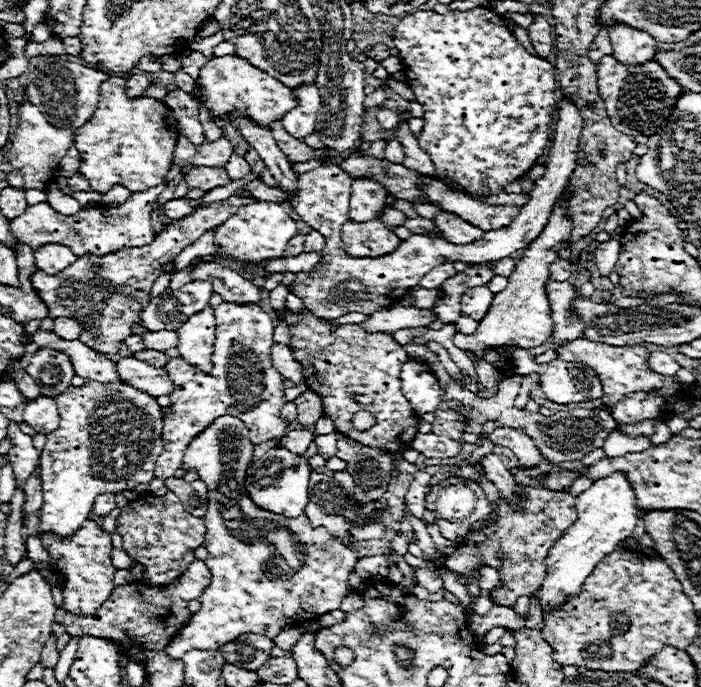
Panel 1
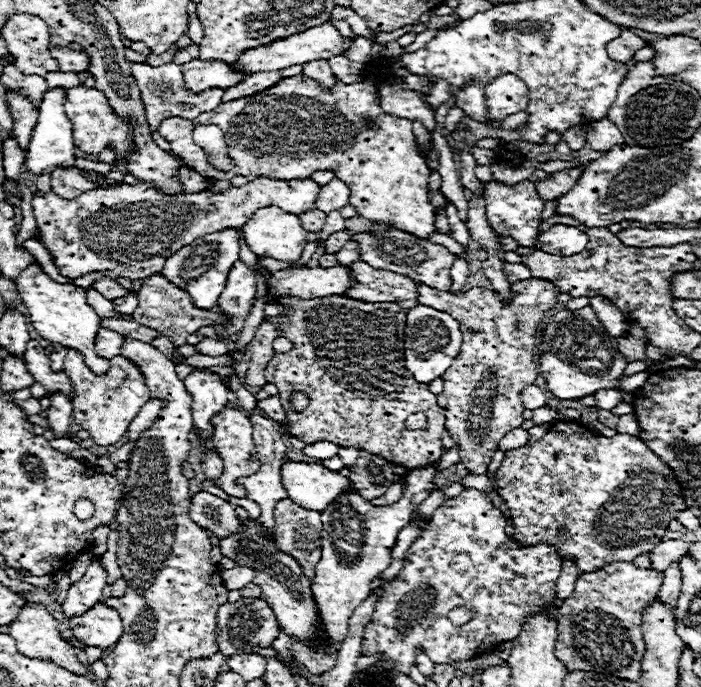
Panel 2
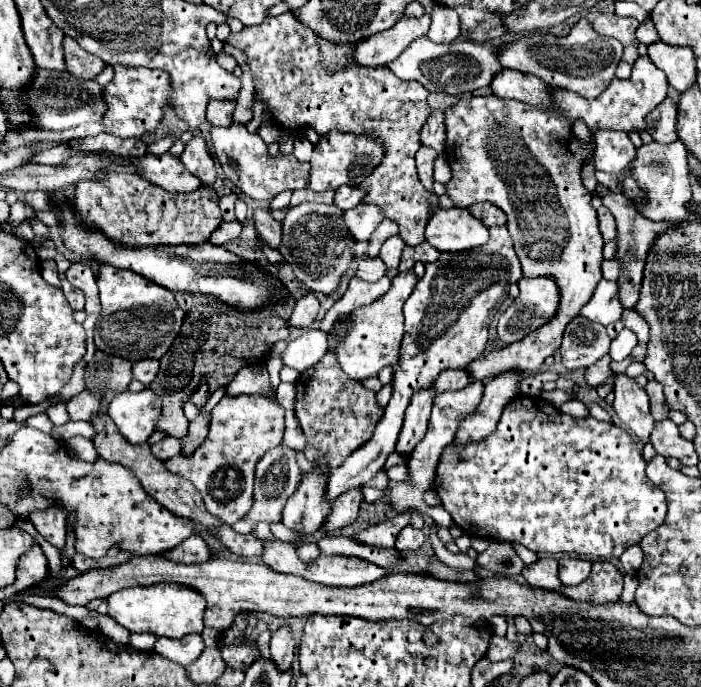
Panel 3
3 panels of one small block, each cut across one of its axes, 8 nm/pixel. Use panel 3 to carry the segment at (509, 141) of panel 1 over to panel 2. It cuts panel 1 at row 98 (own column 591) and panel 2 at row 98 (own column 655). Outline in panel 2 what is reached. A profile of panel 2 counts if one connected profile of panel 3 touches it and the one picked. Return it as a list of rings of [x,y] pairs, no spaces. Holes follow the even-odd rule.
[[[502,74],[484,86],[484,98],[488,108],[486,122],[502,122],[506,116],[526,110],[528,86],[514,74]]]

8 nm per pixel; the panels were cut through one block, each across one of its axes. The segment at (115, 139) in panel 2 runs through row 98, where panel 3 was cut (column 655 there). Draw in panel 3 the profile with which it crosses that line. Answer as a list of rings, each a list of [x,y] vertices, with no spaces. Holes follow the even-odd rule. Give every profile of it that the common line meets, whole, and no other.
[[[642,56],[634,62],[632,76],[626,80],[614,78],[610,86],[594,100],[586,100],[574,92],[562,88],[548,88],[552,96],[552,108],[532,108],[532,104],[524,104],[518,100],[504,100],[498,96],[482,96],[482,98],[468,98],[458,100],[458,104],[450,106],[444,112],[444,126],[446,126],[446,158],[452,168],[452,178],[446,184],[446,194],[458,208],[468,208],[476,202],[492,202],[504,210],[508,218],[508,232],[514,242],[514,250],[522,264],[522,274],[526,278],[536,276],[552,276],[556,286],[560,288],[560,308],[556,316],[548,320],[548,324],[540,326],[538,330],[530,332],[518,342],[512,342],[500,350],[492,350],[490,354],[480,356],[472,364],[468,364],[468,372],[474,380],[482,380],[488,376],[498,376],[504,372],[520,370],[532,372],[538,370],[548,356],[552,356],[562,342],[562,334],[566,324],[578,316],[580,308],[592,298],[598,280],[602,278],[602,248],[604,240],[598,230],[598,216],[592,208],[590,200],[592,194],[582,186],[580,170],[586,164],[588,156],[594,152],[594,140],[582,142],[574,132],[574,120],[582,118],[590,132],[594,130],[622,130],[622,132],[642,132],[646,124],[646,116],[666,98],[668,80],[664,72],[660,72],[648,56]]]

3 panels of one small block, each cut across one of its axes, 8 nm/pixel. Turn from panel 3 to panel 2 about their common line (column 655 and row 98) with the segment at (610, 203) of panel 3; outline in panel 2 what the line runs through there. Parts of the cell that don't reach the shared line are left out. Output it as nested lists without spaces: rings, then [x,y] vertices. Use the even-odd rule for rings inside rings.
[[[256,72],[256,74],[248,76],[248,78],[244,80],[244,84],[236,84],[236,88],[226,88],[226,90],[224,90],[224,96],[222,96],[222,102],[238,100],[238,98],[252,96],[252,94],[256,94],[256,92],[268,90],[268,88],[272,88],[274,84],[278,84],[280,80],[282,80],[282,74],[280,74],[280,72]]]

